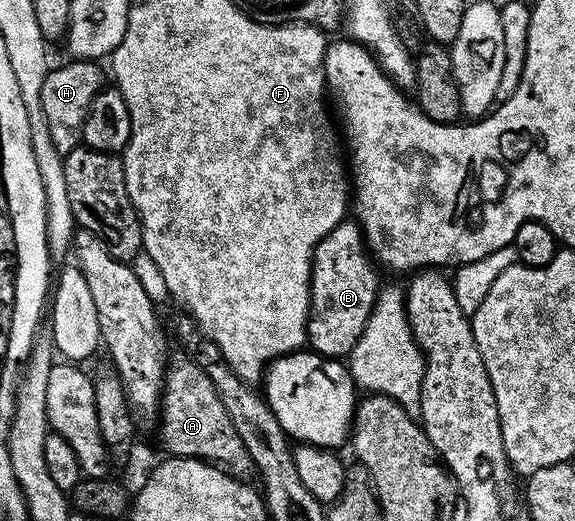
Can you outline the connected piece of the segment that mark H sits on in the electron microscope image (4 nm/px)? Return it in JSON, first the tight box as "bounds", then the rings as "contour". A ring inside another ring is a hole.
{"bounds":[40,58,104,154],"contour":[[[77,58],[69,62],[71,64],[62,64],[59,68],[58,65],[51,67],[49,74],[44,78],[44,90],[40,90],[40,106],[44,110],[52,146],[56,146],[56,150],[63,154],[79,147],[88,110],[104,87],[101,63]]]}

